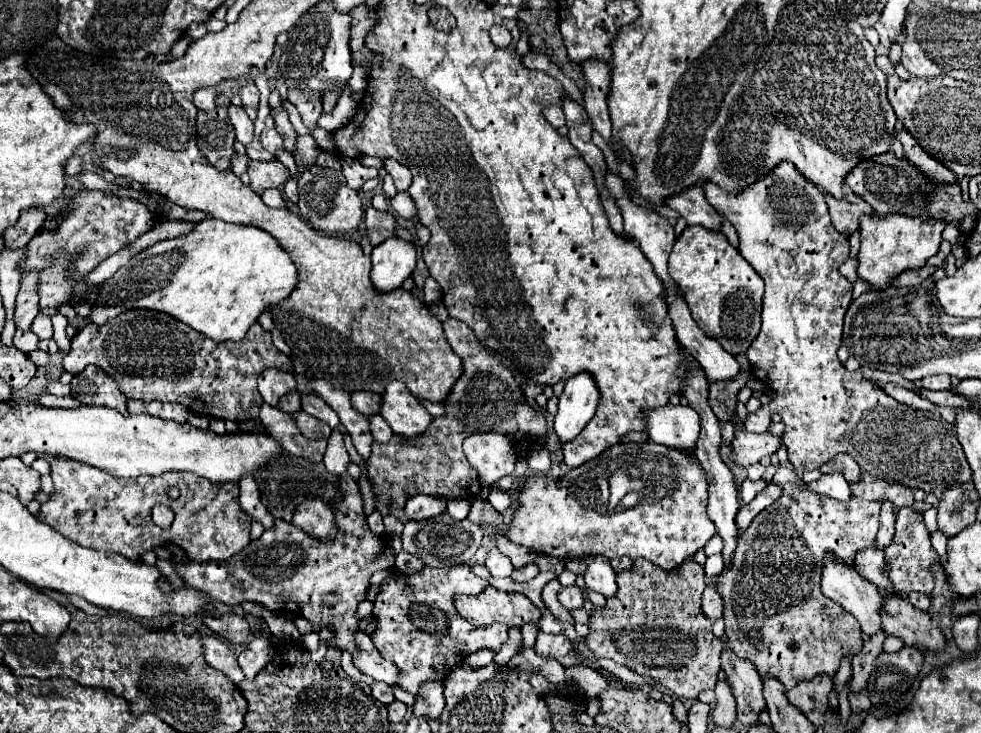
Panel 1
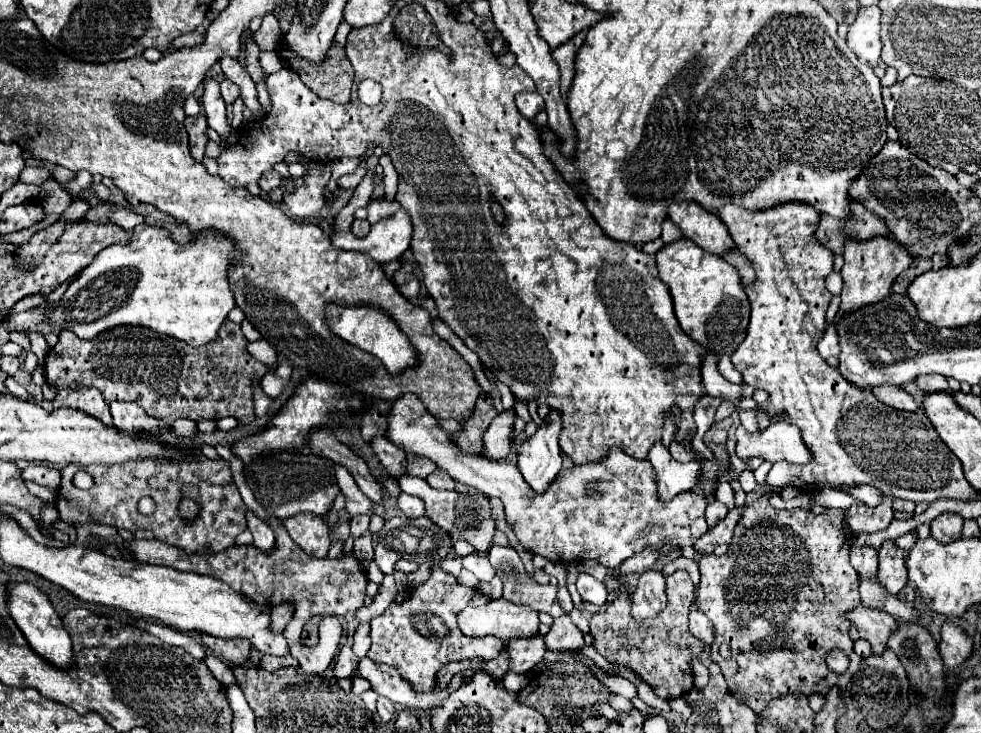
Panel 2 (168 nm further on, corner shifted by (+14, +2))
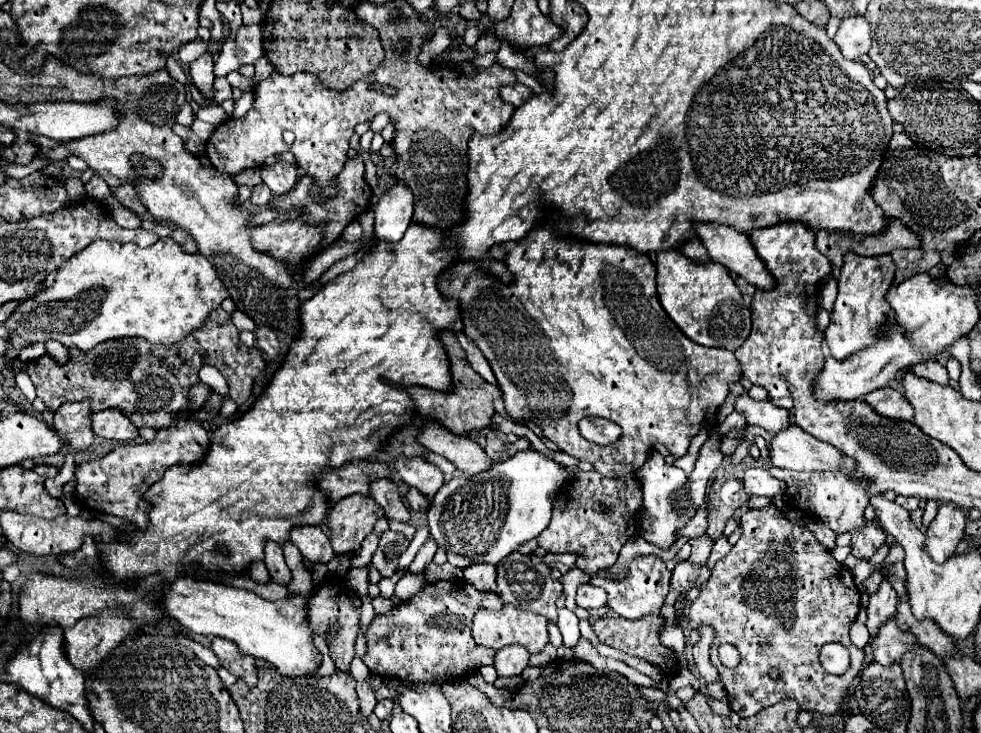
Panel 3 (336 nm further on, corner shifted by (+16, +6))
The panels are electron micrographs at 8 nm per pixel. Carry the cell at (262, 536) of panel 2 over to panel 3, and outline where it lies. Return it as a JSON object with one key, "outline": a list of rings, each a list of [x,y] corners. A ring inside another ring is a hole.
{"outline":[[[266,541],[266,547],[264,547],[264,563],[266,563],[268,573],[270,573],[270,577],[272,577],[274,583],[286,585],[290,581],[290,569],[286,567],[284,553],[282,553],[282,547],[278,543]]]}

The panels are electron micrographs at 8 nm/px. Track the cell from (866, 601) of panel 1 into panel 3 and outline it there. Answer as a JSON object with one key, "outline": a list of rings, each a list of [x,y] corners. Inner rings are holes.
{"outline":[[[890,619],[880,627],[876,639],[870,639],[870,647],[874,653],[874,661],[880,665],[892,665],[900,661],[900,655],[906,653],[916,643],[916,637],[910,631],[902,631]]]}

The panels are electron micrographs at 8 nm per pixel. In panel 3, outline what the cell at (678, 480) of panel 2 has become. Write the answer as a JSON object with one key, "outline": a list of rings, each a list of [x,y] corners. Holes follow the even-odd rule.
{"outline":[[[714,435],[708,437],[698,453],[694,475],[686,475],[682,469],[678,469],[674,465],[666,465],[664,457],[656,449],[650,453],[646,463],[636,471],[636,477],[642,481],[642,489],[644,489],[644,507],[638,515],[638,523],[640,523],[640,535],[646,541],[650,541],[662,549],[670,547],[674,543],[674,531],[678,527],[686,525],[690,521],[690,517],[698,511],[698,507],[704,503],[708,479],[724,457],[718,449],[718,443],[720,443],[718,437],[714,437]]]}

